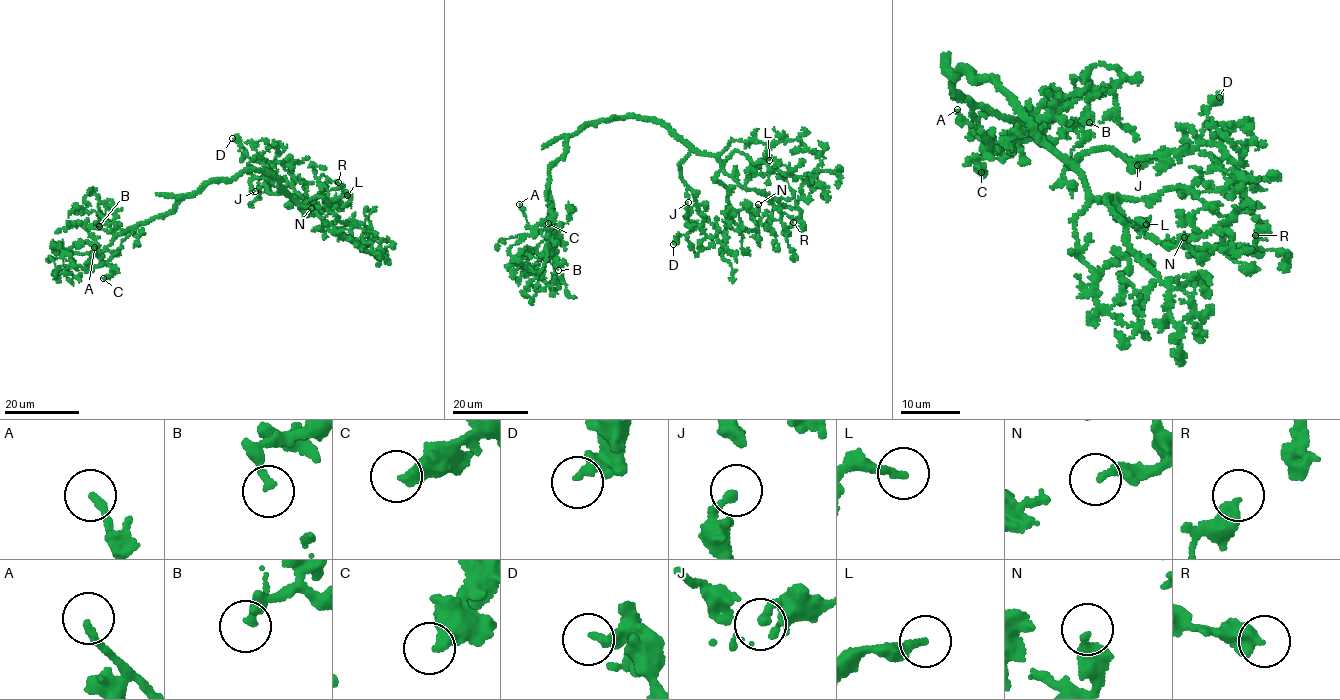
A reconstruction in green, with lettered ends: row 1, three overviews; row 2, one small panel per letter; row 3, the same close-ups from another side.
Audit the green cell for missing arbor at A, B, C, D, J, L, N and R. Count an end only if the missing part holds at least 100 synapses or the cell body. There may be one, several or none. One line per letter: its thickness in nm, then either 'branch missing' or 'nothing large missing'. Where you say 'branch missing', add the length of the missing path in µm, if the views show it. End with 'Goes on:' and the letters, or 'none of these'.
A: calibre 200 nm; nothing large missing
B: calibre 220 nm; nothing large missing
C: calibre 420 nm; nothing large missing
D: calibre 360 nm; nothing large missing
J: calibre 170 nm; nothing large missing
L: calibre 240 nm; nothing large missing
N: calibre 280 nm; nothing large missing
R: calibre 460 nm; nothing large missing
Goes on: none of these

